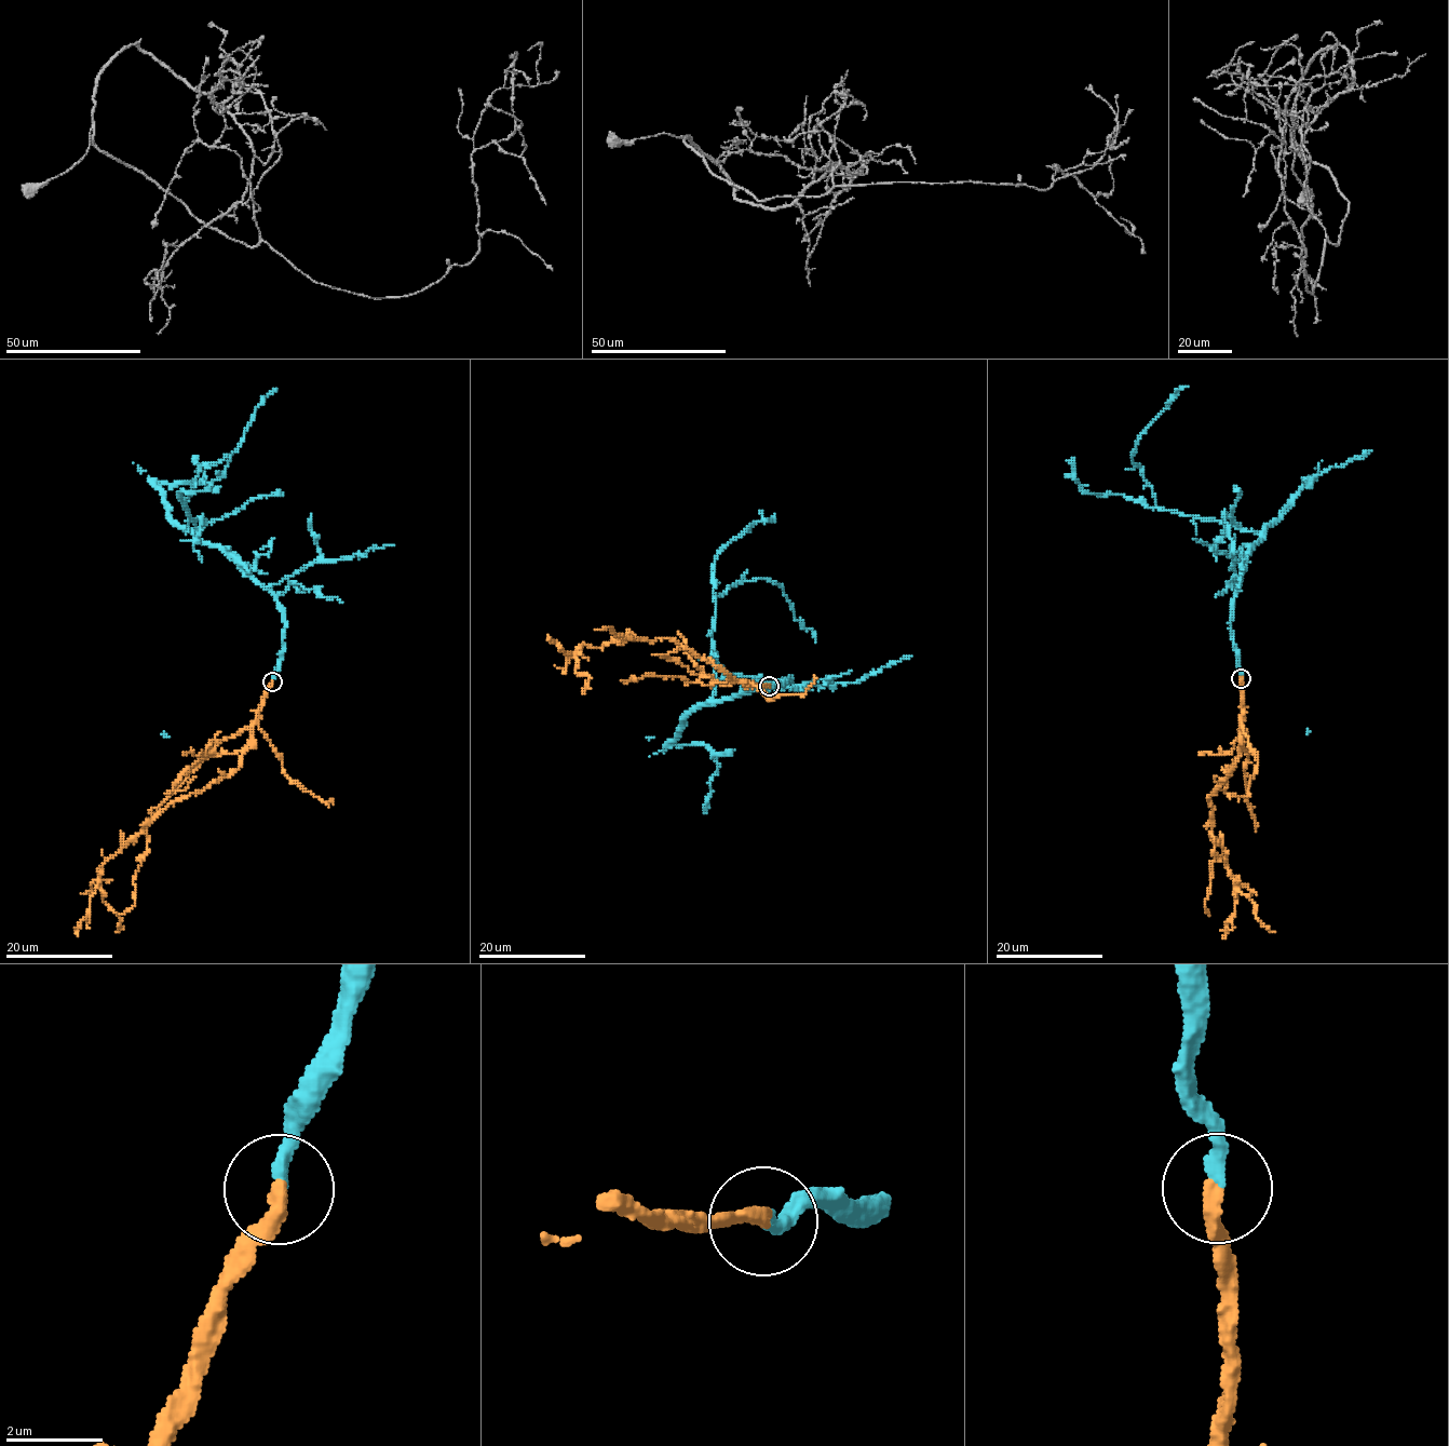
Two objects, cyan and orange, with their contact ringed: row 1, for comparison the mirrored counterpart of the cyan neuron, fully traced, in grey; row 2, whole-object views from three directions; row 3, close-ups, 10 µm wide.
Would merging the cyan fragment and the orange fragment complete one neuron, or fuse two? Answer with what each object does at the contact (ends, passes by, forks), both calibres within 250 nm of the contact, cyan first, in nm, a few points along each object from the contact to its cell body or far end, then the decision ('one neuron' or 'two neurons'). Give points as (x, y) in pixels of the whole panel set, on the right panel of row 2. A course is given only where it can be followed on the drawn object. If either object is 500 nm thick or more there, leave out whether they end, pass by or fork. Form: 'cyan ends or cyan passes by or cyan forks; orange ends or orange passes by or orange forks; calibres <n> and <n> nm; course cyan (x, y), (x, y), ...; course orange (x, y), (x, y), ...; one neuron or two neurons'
cyan ends; orange ends; calibres 280 and 340 nm; course cyan (1241, 677), (1231, 605), (1260, 537), (1160, 509), (1133, 462), (1138, 436), (1187, 386); course orange (1241, 677), (1241, 747), (1208, 798), (1213, 836), (1234, 884), (1275, 932); one neuron

